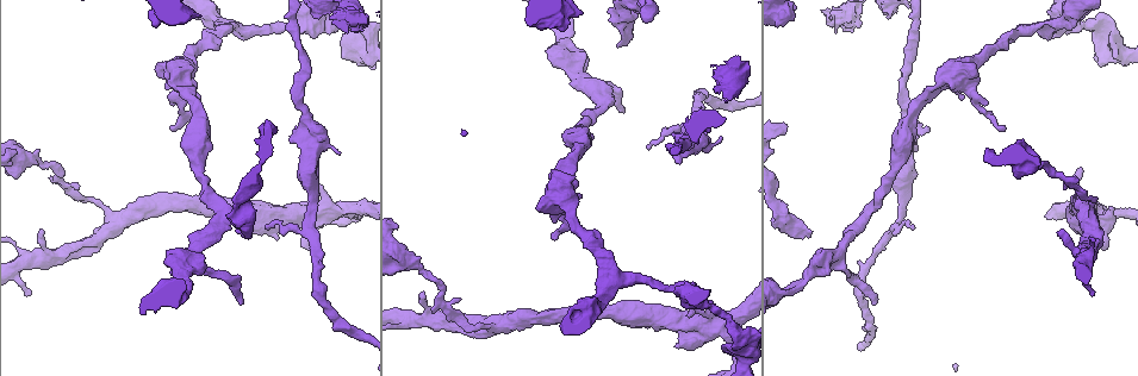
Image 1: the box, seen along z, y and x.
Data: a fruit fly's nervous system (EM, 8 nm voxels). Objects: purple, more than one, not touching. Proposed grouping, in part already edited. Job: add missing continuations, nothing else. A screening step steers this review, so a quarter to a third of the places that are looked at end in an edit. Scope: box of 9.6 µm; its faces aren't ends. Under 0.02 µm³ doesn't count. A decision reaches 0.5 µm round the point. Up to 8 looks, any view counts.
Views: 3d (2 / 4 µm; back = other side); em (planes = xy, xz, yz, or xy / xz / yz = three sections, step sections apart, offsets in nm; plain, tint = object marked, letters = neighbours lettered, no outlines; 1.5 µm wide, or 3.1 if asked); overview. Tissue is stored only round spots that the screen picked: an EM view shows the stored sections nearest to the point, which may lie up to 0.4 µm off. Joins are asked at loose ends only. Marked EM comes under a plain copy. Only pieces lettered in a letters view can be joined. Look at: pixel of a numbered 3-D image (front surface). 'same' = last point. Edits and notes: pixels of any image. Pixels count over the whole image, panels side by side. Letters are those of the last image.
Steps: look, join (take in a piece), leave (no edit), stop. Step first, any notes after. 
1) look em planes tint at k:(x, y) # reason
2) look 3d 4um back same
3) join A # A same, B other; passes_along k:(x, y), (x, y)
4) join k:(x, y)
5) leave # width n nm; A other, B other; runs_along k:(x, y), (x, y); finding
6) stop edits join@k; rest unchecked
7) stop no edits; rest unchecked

look em planes letters at 1:(645, 20) # end of a long branch

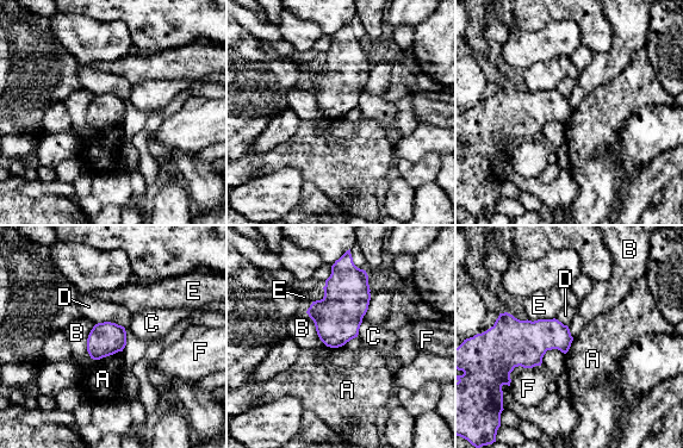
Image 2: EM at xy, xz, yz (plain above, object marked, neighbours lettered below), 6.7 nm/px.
leave # A other, B other, C other, D other, E other, F other; border 2:(122, 350), (99, 359), (91, 359); none of them fits

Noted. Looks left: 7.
look 3d 4um at 1:(619, 46) # an open end

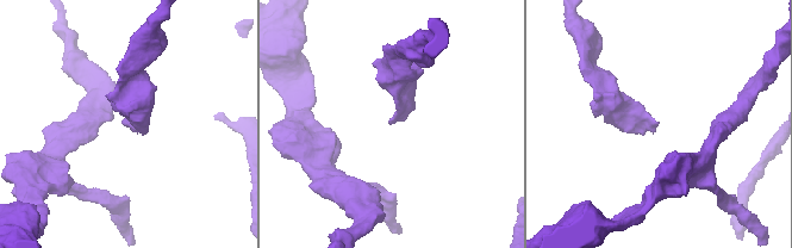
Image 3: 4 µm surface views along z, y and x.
look em planes letters at 3:(395, 122)

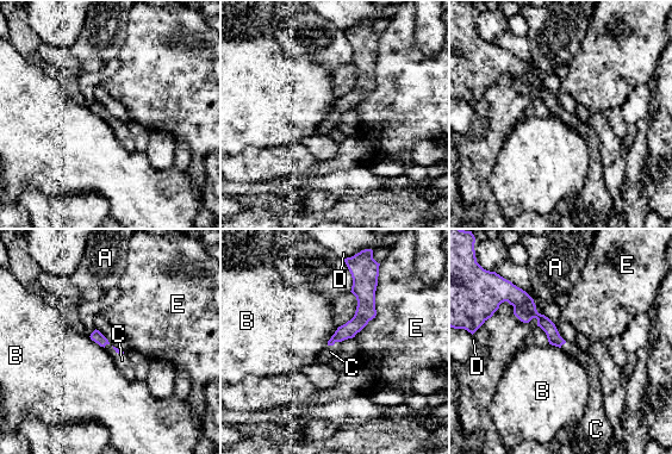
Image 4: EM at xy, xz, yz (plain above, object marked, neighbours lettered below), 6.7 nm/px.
join C # A other, B other, C same, D other, E other; passes_along 4:(360, 319), (333, 344), (330, 352); the cell continues

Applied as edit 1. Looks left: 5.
stop edits join@4; rest unchecked

